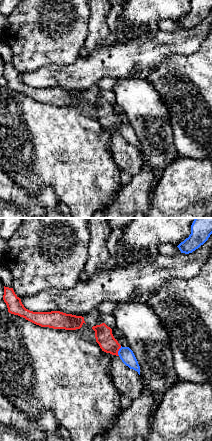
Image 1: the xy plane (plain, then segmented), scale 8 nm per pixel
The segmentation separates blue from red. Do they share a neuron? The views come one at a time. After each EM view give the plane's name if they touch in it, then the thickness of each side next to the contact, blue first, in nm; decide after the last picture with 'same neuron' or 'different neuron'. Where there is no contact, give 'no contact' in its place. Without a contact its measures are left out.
contact in xy; calibres 120 and 140 nm

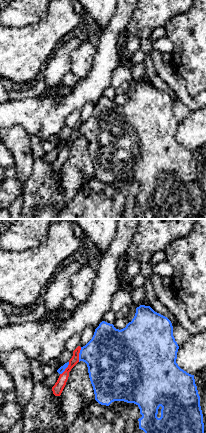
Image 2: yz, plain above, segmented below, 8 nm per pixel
contact in yz; calibres 400 and 70 nm

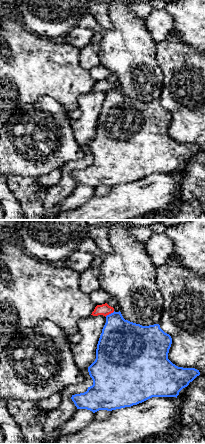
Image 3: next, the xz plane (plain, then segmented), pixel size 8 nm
contact in xz; calibres 360 and 90 nm

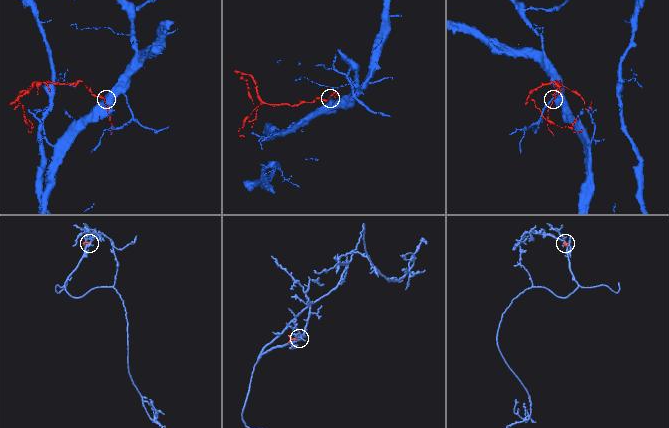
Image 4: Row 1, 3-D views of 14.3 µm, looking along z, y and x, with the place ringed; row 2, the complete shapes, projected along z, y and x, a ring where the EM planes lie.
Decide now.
different neuron

